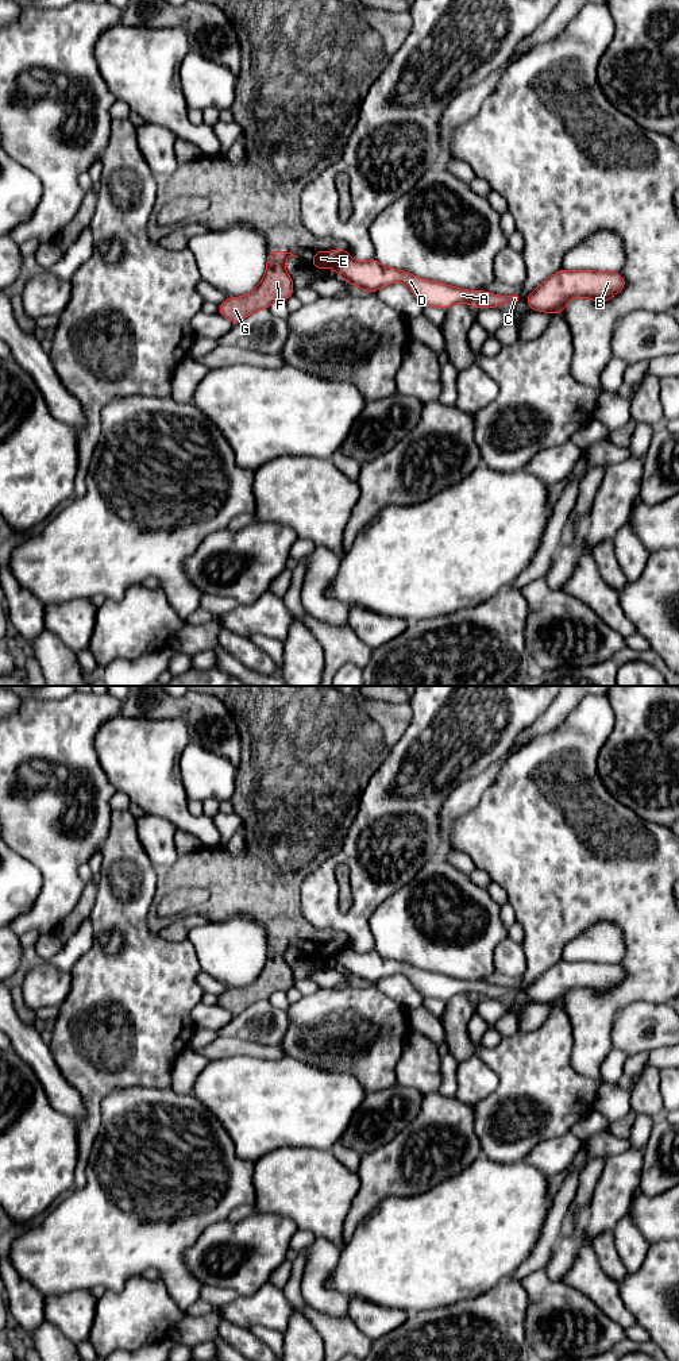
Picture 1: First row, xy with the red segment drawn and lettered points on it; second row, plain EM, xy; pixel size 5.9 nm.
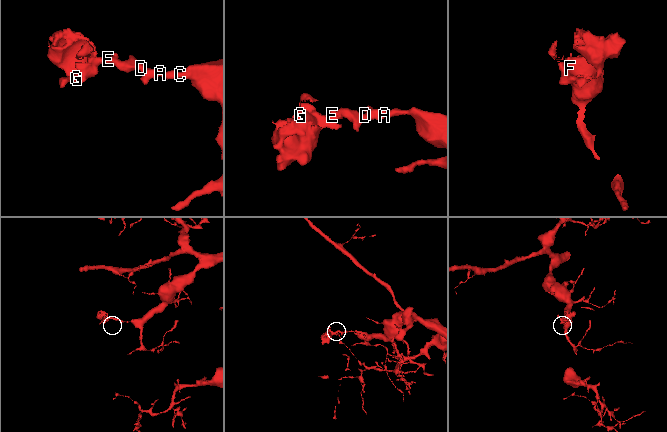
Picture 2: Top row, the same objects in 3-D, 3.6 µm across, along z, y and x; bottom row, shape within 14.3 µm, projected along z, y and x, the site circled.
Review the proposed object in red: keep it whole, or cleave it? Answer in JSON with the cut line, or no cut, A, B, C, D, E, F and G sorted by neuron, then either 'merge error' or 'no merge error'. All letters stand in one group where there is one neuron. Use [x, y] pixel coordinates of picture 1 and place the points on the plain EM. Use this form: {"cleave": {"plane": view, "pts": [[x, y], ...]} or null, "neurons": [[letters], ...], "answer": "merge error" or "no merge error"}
{"cleave": {"plane": "xy", "pts": [[347, 945], [332, 956]]}, "neurons": [["A", "B", "C", "D"], ["E", "F", "G"]], "answer": "merge error"}

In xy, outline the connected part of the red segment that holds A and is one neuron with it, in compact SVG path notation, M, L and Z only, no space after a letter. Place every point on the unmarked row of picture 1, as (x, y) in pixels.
M350 946L343 948L335 956L335 964L348 975L375 984L379 979L396 973L405 975L414 988L428 998L450 999L458 994L466 994L478 999L499 999L505 994L516 995L518 987L499 987L482 982L464 982L436 972L427 972L406 963L385 959L375 949L367 953L358 953Z

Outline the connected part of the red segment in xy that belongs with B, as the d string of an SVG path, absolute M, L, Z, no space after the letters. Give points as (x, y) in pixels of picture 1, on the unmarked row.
M559 961L543 972L525 988L532 1002L560 1005L574 988L587 988L606 994L625 979L624 968L617 963Z

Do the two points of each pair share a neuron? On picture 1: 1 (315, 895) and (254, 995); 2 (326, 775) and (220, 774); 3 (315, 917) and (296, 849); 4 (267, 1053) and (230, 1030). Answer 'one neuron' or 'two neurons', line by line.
1: two neurons
2: two neurons
3: two neurons
4: two neurons

